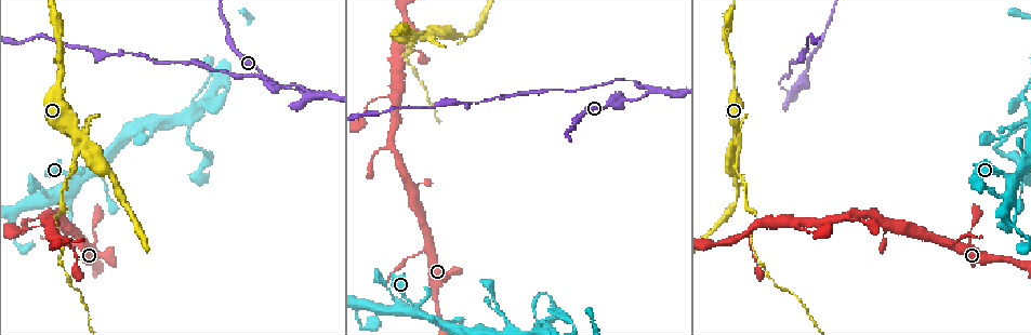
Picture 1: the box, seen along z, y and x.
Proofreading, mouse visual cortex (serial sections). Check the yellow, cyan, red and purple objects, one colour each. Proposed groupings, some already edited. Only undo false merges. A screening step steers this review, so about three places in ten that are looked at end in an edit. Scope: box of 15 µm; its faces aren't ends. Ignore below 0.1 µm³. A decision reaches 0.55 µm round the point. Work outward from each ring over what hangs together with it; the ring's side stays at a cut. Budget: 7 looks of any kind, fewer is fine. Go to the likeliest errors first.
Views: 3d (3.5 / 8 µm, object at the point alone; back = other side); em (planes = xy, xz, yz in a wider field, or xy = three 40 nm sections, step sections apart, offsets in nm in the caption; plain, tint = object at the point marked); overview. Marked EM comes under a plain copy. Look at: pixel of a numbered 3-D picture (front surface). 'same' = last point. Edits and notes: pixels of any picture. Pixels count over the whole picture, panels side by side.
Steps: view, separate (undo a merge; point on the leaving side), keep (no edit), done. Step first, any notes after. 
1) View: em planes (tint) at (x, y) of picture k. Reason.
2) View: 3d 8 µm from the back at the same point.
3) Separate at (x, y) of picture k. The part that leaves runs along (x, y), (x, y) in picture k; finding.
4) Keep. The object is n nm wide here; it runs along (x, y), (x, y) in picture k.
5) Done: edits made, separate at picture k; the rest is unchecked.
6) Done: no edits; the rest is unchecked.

View: 3d 3.5 µm from the back at (306, 93) of picture 1. Side arm on a straight run.

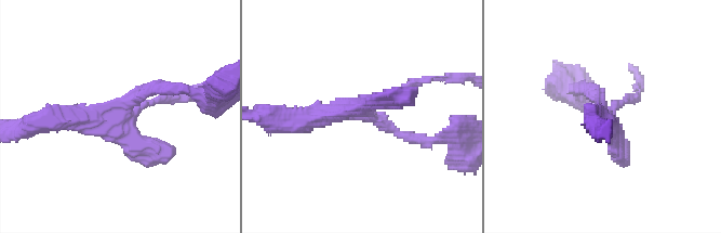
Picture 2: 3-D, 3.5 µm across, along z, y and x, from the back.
View: em xy step 3 (tint) at (365, 111) of picture 2. Need the tissue.

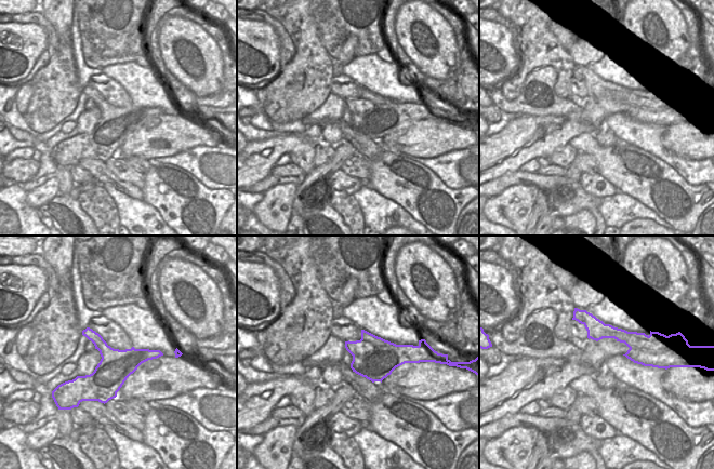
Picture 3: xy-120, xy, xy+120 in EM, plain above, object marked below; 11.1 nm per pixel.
Separate at (277, 115) of picture 2. The part that leaves runs along (366, 113), (413, 82), (459, 77) in picture 2; two cells meet here.

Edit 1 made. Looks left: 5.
View: 3d 3.5 µm at (739, 136) of picture 1. Branch point.

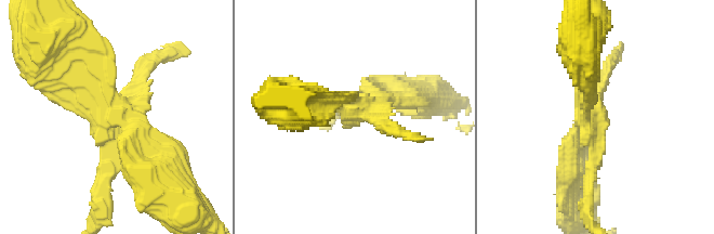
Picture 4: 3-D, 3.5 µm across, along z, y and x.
View: em xy step 5 (tint) at (350, 112) of picture 4.

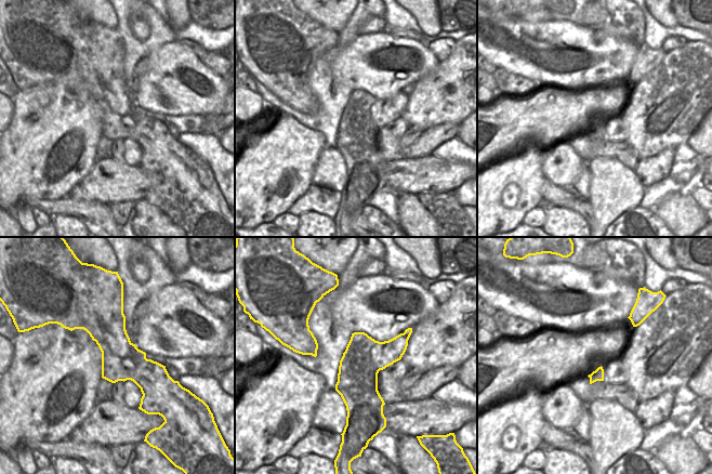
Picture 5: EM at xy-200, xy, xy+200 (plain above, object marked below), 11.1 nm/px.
Separate at (606, 66) of picture 4. The object is 460 nm wide here; a border runs along (348, 343), (346, 381), (341, 386) in picture 5; a second cell is stuck on.

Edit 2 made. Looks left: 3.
View: overview.

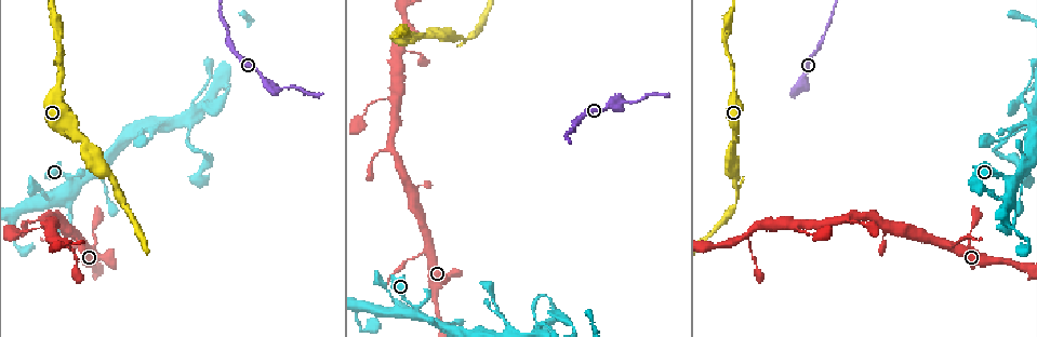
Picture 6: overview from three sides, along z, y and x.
View: 3d 8 µm at (71, 214) of picture 6. Abrupt turn.

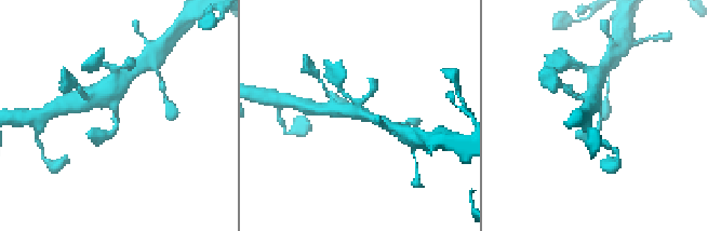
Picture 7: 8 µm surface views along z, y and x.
View: em xy step 2 (tint) at (600, 117) of picture 7.

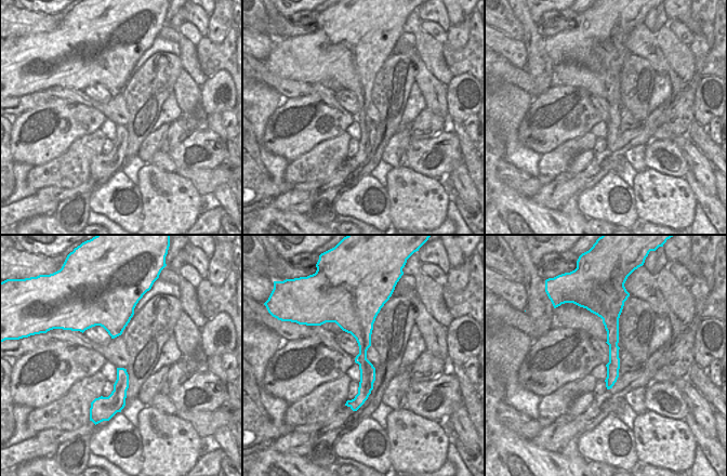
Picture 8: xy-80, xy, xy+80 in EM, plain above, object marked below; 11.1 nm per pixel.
Keep. It runs along (116, 85), (116, 128), (101, 136) in picture 7; all the same cell.

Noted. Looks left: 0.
Done: edits made, separate at picture 2, separate at picture 4; the rest is unchecked.

